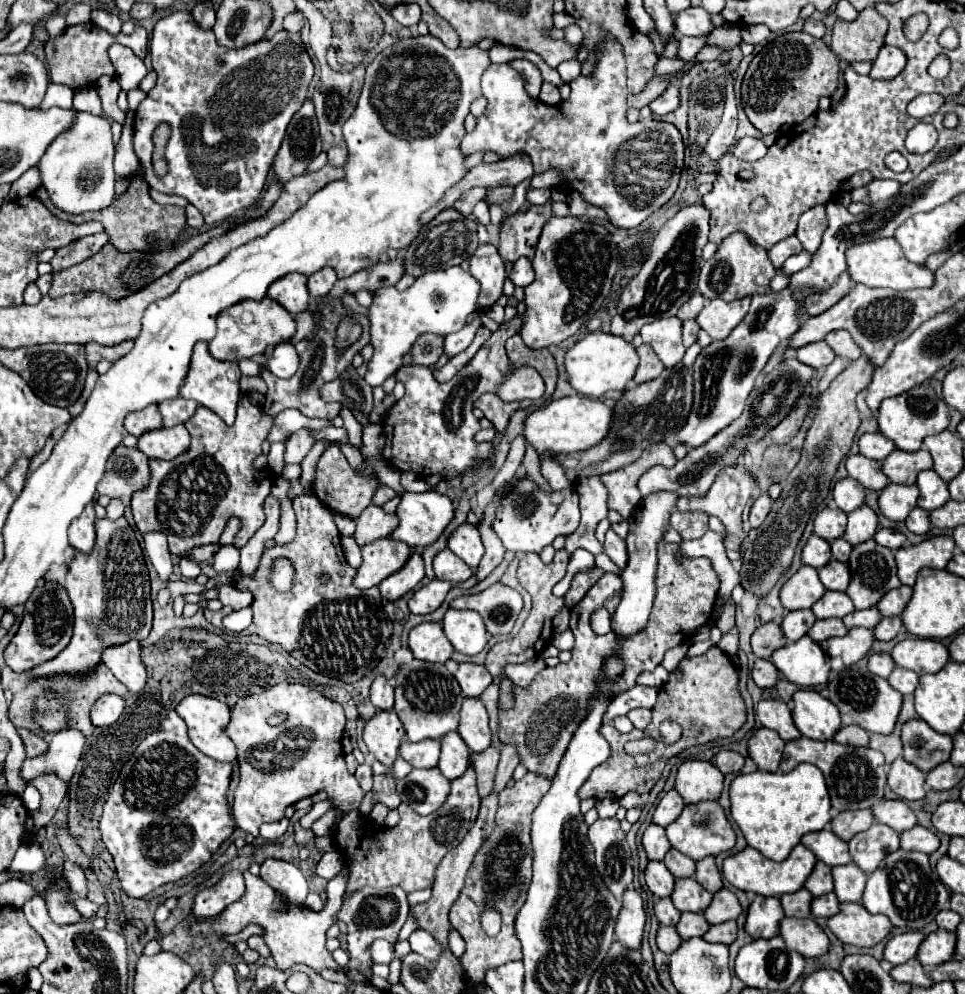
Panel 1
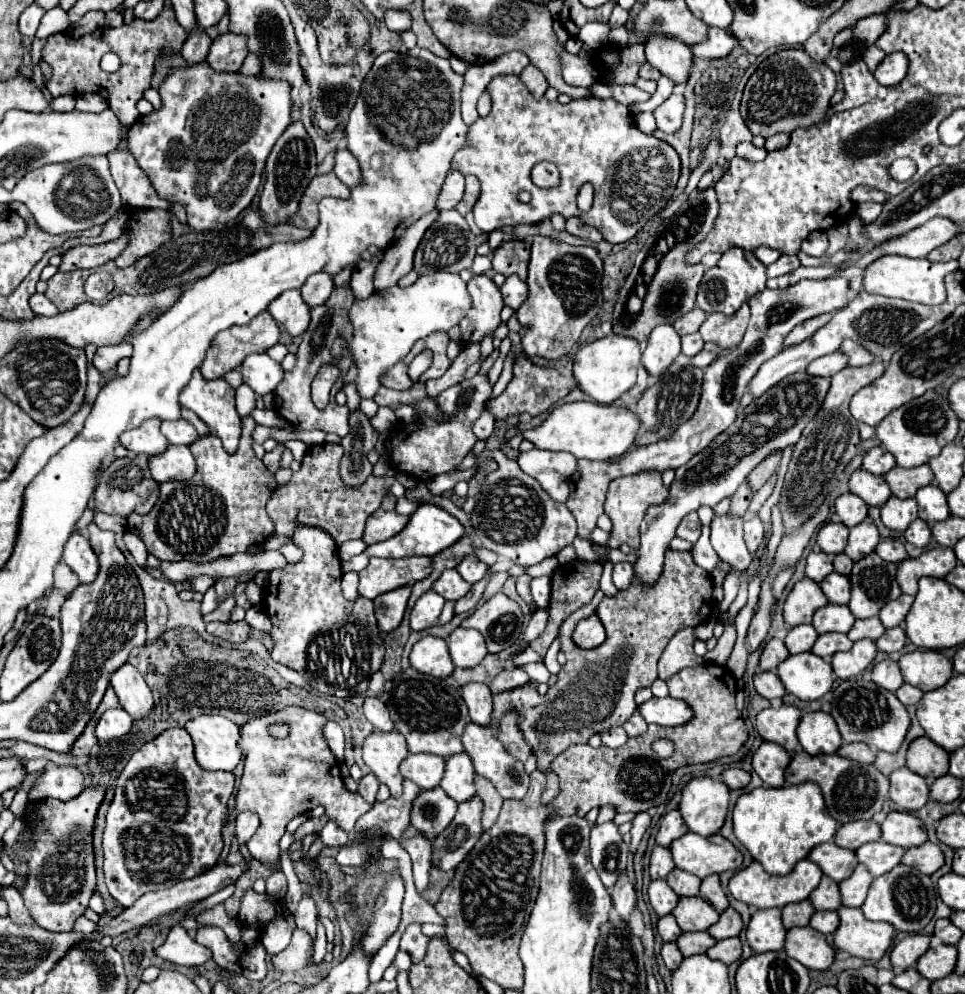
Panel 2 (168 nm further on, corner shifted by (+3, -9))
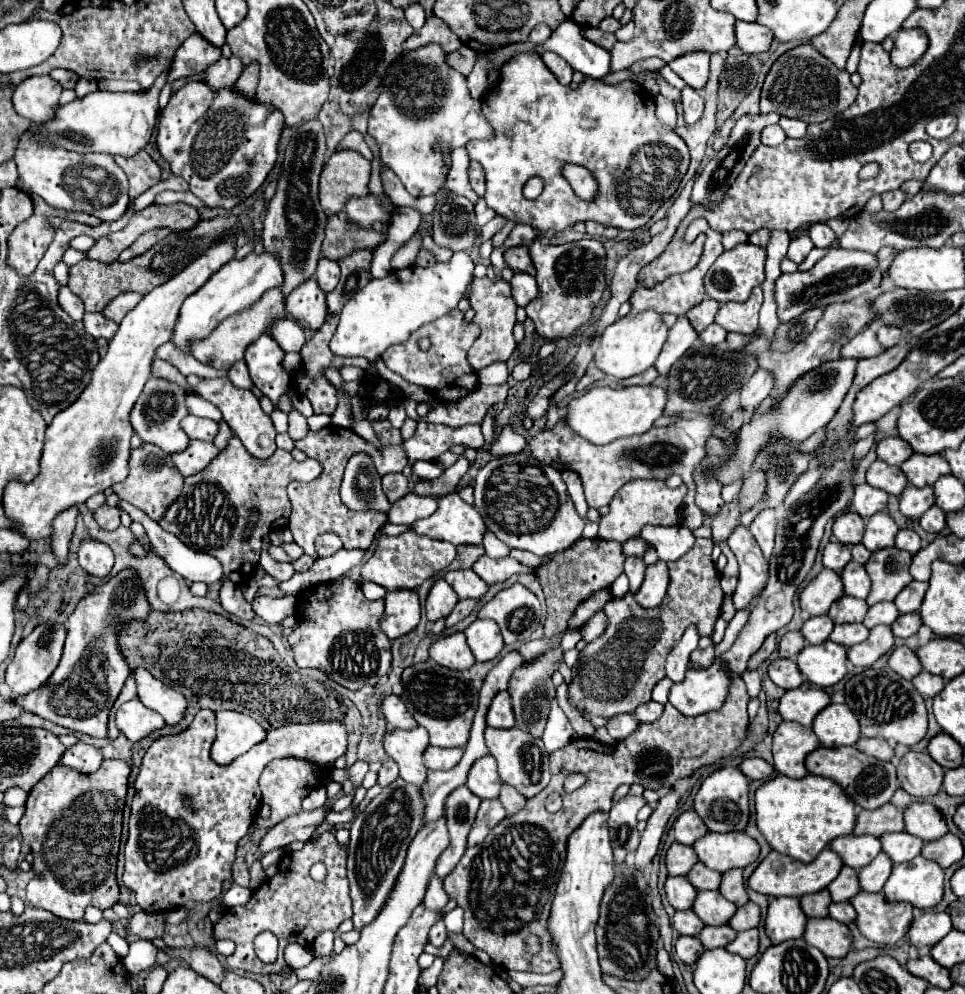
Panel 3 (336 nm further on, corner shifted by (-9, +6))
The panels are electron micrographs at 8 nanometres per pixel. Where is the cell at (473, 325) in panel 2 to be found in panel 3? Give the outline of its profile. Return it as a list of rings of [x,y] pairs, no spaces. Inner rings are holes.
[[[488,276],[484,278],[474,278],[470,284],[470,294],[468,300],[476,312],[474,316],[474,324],[480,328],[480,336],[478,340],[472,344],[472,348],[468,350],[468,362],[474,370],[480,370],[484,366],[488,366],[494,360],[508,360],[510,354],[516,348],[516,340],[512,336],[512,328],[516,324],[516,304],[514,298],[510,294],[510,284],[502,278],[490,280]]]

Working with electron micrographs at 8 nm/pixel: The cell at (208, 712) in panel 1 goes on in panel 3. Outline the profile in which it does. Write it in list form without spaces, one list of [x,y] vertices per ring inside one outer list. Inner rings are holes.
[[[234,710],[216,712],[216,740],[212,744],[212,760],[218,764],[230,764],[242,752],[248,752],[254,744],[266,738],[266,730],[250,716]]]

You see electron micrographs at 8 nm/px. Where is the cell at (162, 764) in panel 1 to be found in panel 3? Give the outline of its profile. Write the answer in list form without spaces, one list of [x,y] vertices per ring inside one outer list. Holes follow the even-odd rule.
[[[200,710],[186,730],[156,738],[142,758],[142,766],[134,782],[136,794],[130,806],[130,830],[124,848],[122,882],[128,890],[134,890],[136,902],[144,912],[172,910],[176,906],[184,906],[190,900],[210,902],[222,892],[222,882],[232,876],[236,846],[248,832],[248,826],[252,824],[252,818],[258,810],[258,778],[270,760],[298,756],[314,760],[322,768],[330,768],[334,766],[334,760],[346,752],[348,746],[348,730],[342,720],[316,720],[308,724],[286,722],[280,728],[268,730],[264,742],[256,744],[250,752],[236,758],[230,766],[220,766],[210,758],[214,732],[214,712]]]

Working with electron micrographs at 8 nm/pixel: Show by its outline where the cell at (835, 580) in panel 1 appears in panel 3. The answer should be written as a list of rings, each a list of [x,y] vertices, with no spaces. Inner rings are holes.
[[[848,562],[840,576],[842,576],[842,582],[844,582],[844,592],[846,592],[848,596],[862,598],[862,600],[868,596],[870,578],[868,578],[868,574],[866,574],[866,570],[864,570],[862,564]]]

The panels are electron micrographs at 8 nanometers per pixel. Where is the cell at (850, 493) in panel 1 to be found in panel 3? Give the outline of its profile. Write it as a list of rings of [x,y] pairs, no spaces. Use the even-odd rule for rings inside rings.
[[[858,484],[854,488],[852,506],[862,518],[870,518],[872,514],[884,510],[886,502],[888,502],[888,494],[884,490],[872,488],[870,484]]]

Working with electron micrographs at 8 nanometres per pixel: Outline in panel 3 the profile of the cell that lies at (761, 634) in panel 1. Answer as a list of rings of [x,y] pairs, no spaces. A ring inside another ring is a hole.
[[[786,632],[778,644],[778,652],[780,658],[796,658],[796,654],[804,648],[804,638],[800,636],[800,632]]]

